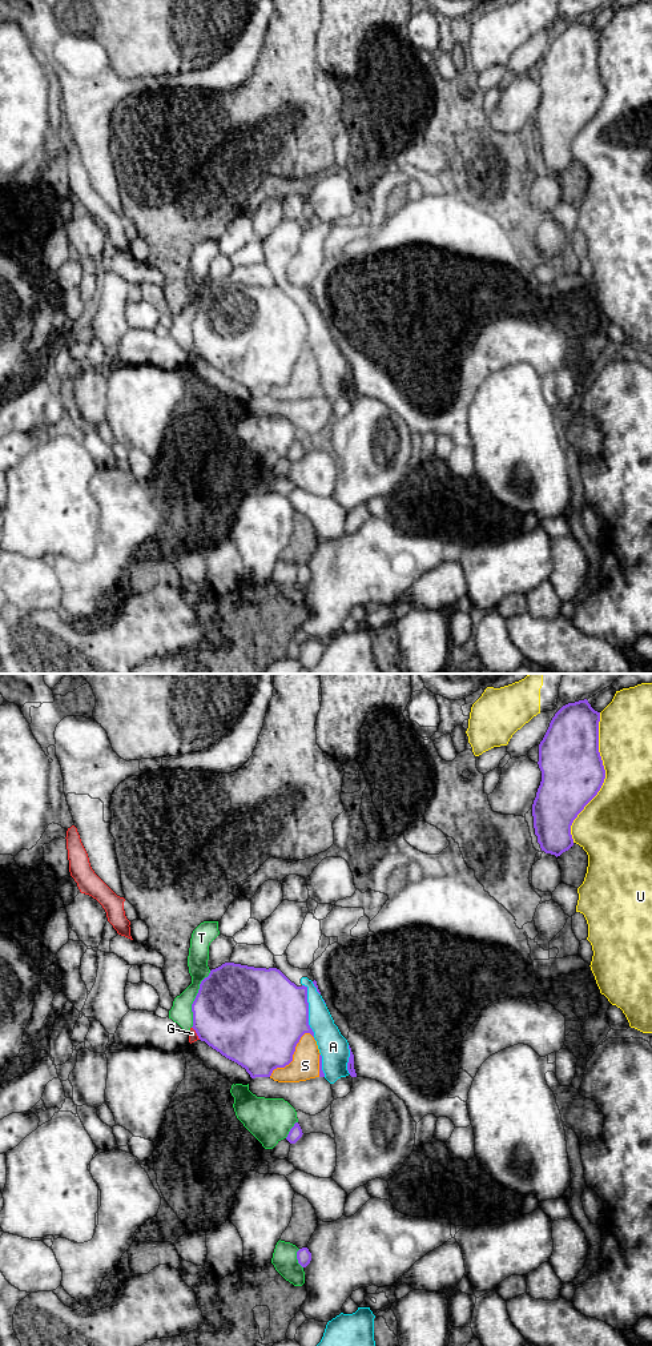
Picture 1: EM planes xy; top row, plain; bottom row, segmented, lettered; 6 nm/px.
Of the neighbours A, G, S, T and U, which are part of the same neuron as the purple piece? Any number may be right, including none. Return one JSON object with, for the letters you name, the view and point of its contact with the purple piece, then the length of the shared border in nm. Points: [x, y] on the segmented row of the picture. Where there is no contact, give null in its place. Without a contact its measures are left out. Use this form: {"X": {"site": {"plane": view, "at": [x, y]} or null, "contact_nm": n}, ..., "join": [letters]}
{"join": []}

